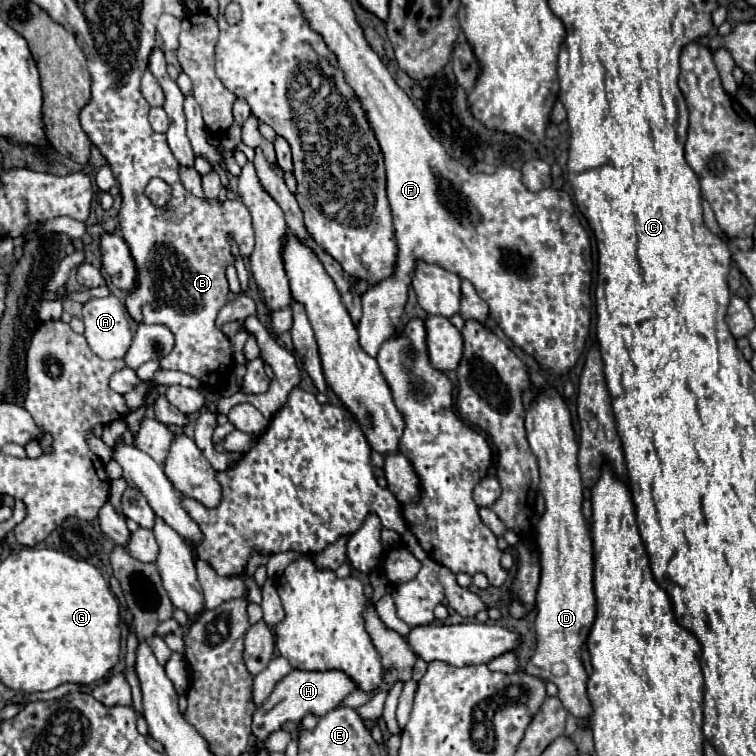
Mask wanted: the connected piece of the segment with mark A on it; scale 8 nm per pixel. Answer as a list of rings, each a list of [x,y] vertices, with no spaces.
[[[115,297],[89,299],[83,305],[85,339],[91,351],[101,359],[125,359],[133,331],[129,327],[129,315],[125,305]]]

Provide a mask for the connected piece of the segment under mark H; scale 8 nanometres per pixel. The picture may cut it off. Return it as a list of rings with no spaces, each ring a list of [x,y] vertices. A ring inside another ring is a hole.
[[[293,669],[285,679],[281,679],[277,683],[277,687],[269,695],[269,699],[253,713],[253,733],[261,741],[269,733],[281,729],[281,725],[291,719],[294,722],[301,722],[303,717],[309,713],[323,717],[329,711],[333,711],[335,707],[339,707],[339,703],[355,689],[357,689],[357,683],[347,673],[343,673],[339,669],[333,669],[333,671]]]

